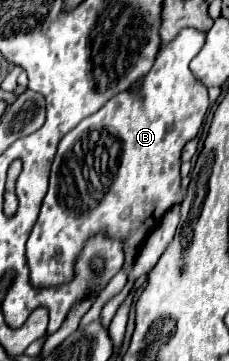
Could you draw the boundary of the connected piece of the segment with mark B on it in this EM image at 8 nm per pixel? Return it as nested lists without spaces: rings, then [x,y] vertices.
[[[182,30],[158,52],[140,92],[120,92],[60,140],[50,168],[48,194],[26,244],[34,288],[68,284],[76,256],[96,234],[124,244],[122,270],[130,272],[146,236],[168,208],[181,204],[186,189],[180,188],[180,152],[198,134],[208,110],[208,92],[188,68],[204,40],[204,32]]]

